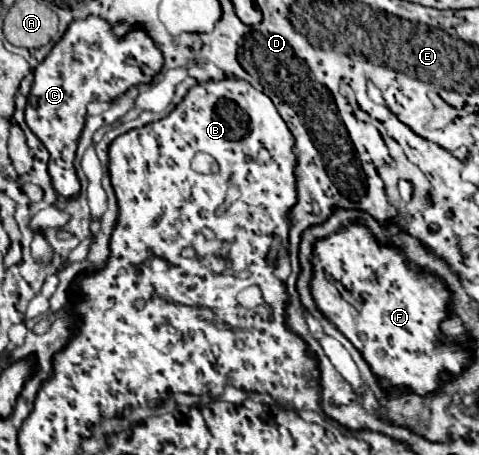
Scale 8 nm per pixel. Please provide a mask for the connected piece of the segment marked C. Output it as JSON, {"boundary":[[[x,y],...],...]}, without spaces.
{"boundary":[[[101,17],[71,21],[63,39],[51,49],[43,63],[35,69],[35,81],[25,107],[29,129],[49,151],[49,175],[61,197],[79,195],[79,179],[73,167],[77,141],[85,125],[85,107],[91,101],[113,101],[129,87],[149,83],[163,67],[163,55],[149,31],[135,25],[125,37],[113,33],[113,25]]]}

